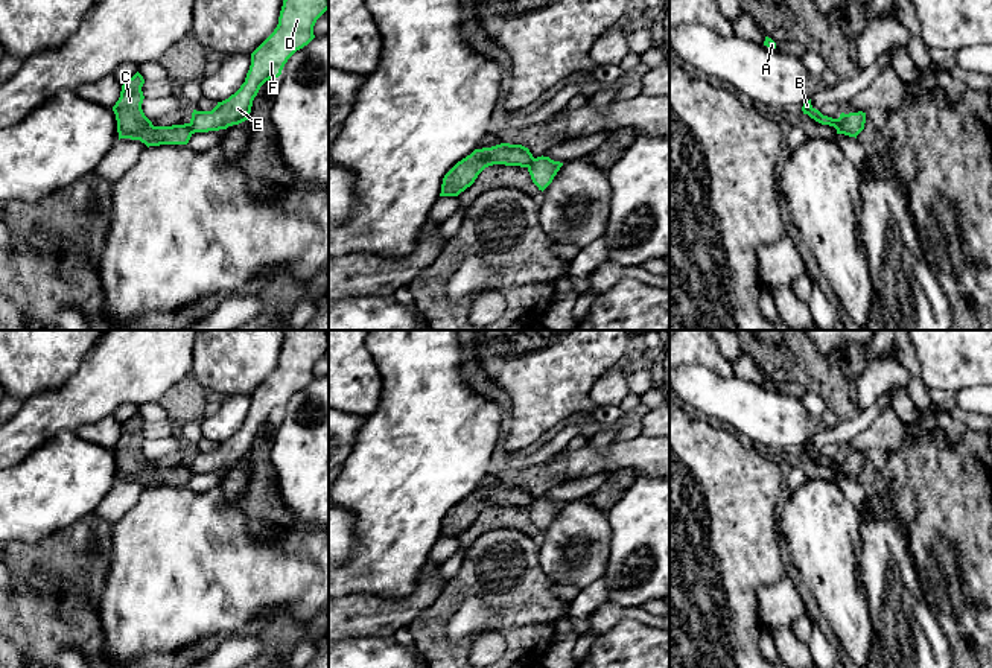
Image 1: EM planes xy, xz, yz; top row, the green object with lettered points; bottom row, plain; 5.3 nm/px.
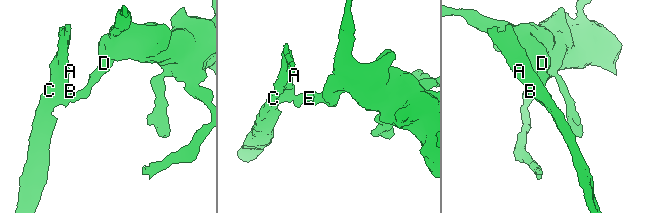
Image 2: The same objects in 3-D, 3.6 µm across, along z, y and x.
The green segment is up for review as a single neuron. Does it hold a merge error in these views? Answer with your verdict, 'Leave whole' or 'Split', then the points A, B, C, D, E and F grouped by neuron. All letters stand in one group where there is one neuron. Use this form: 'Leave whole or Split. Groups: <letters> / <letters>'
Split. Groups: A B C / D E F

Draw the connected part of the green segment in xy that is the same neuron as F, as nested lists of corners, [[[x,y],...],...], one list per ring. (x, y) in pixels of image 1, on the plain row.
[[[283,330],[285,341],[274,373],[251,394],[245,423],[211,452],[193,450],[192,473],[227,470],[248,461],[260,428],[281,415],[288,400],[313,379],[316,361],[329,350],[326,330]]]

